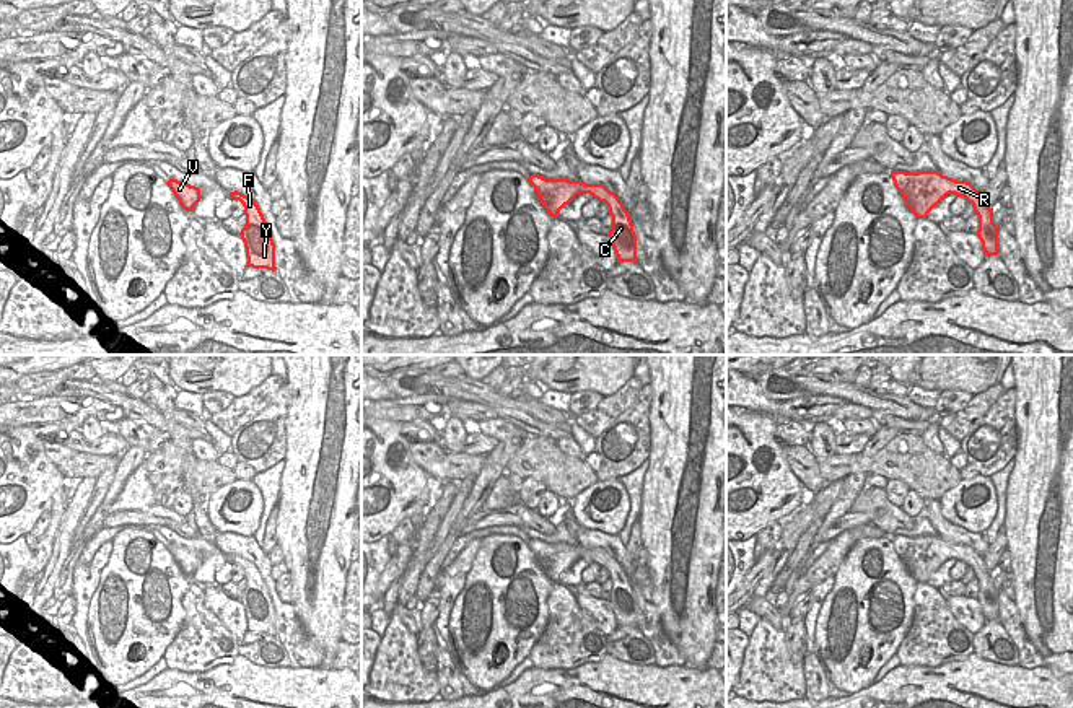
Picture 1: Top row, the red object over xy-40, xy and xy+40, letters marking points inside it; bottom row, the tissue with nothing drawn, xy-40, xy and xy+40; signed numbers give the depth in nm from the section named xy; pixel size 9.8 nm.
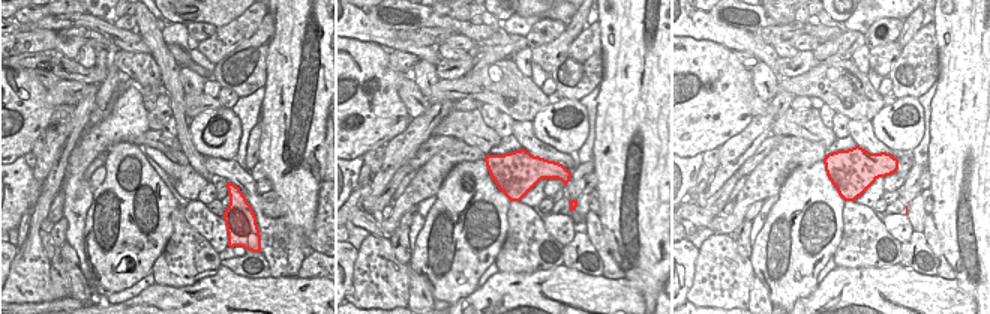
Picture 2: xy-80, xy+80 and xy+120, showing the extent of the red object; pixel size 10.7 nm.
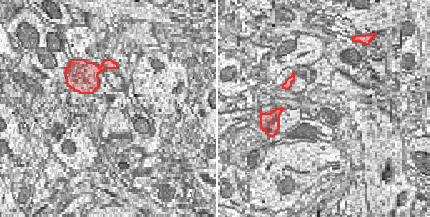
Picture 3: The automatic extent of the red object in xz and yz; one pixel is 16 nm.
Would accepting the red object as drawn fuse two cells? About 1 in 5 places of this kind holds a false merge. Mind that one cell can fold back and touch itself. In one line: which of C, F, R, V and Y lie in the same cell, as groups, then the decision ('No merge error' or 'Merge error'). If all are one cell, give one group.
Groups: C F R V Y. No merge error

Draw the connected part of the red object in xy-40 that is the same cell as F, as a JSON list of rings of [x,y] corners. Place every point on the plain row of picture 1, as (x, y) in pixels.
[[[234,555],[228,558],[244,571],[246,589],[239,601],[246,612],[247,632],[275,636],[275,609],[269,589],[254,563]]]

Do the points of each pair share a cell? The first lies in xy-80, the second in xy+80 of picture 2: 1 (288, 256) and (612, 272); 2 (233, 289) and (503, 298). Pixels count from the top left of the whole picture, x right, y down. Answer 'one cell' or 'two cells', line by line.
1: one cell
2: one cell

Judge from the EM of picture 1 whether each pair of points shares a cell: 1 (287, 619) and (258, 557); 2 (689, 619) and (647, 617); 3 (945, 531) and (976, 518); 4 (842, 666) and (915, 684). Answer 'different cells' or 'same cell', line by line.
1: same cell
2: different cells
3: different cells
4: different cells

